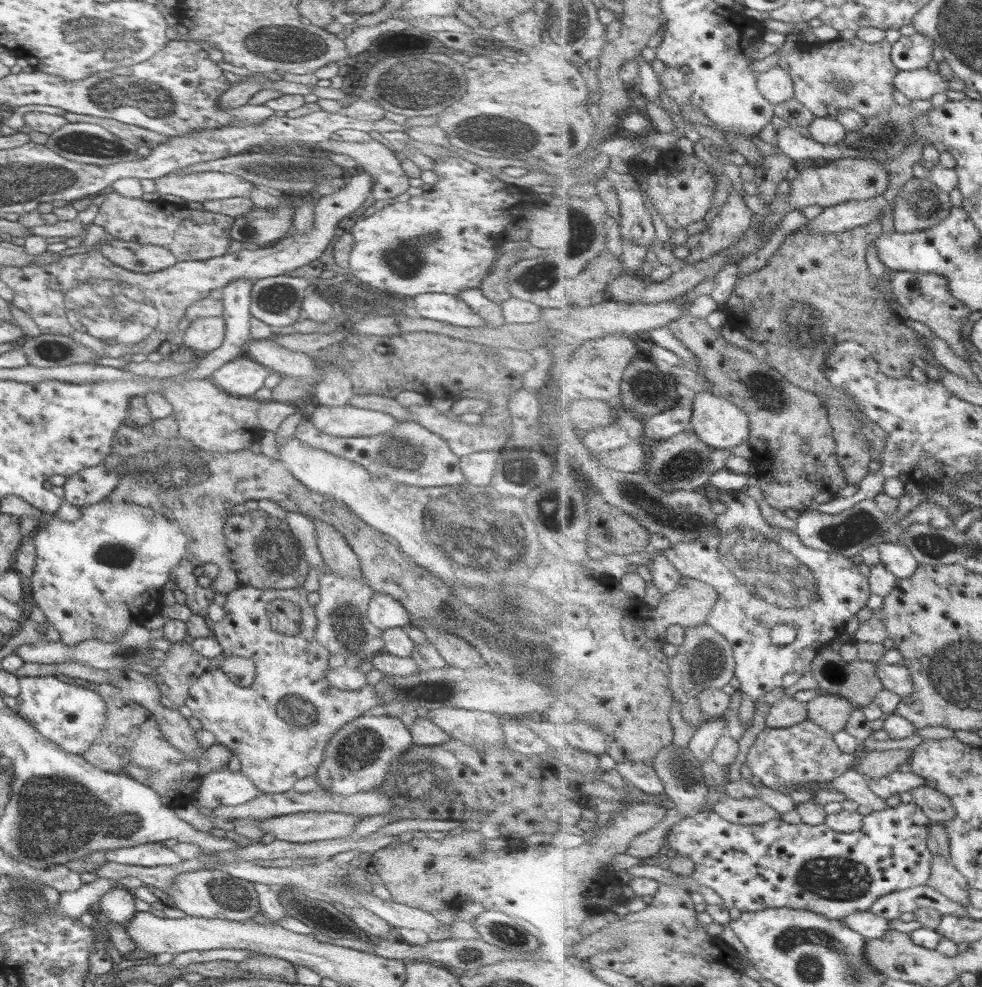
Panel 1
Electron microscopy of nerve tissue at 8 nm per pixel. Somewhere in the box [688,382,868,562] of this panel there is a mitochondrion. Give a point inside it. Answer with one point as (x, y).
(768, 402)

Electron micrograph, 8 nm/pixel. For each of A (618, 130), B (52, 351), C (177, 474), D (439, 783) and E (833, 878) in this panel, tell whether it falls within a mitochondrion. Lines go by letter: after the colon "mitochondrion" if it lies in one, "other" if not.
A: other
B: mitochondrion
C: mitochondrion
D: mitochondrion
E: mitochondrion

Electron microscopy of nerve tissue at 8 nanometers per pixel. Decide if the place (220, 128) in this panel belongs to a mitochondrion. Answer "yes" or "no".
no

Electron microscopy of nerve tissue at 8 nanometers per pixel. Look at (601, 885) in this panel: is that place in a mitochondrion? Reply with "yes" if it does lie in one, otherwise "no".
no

